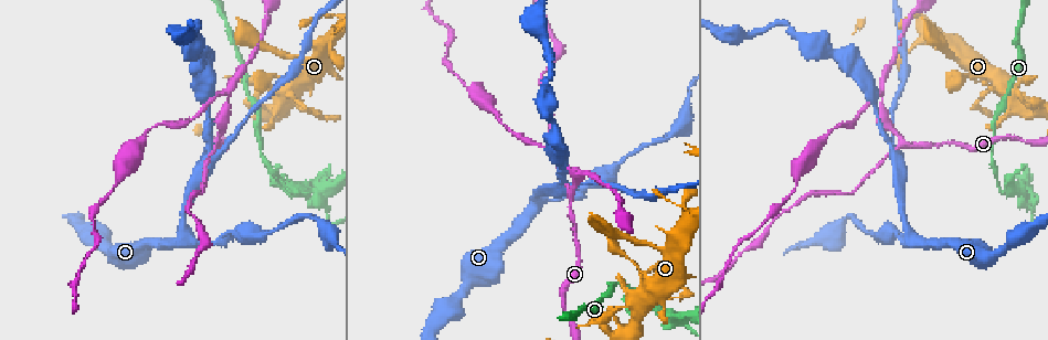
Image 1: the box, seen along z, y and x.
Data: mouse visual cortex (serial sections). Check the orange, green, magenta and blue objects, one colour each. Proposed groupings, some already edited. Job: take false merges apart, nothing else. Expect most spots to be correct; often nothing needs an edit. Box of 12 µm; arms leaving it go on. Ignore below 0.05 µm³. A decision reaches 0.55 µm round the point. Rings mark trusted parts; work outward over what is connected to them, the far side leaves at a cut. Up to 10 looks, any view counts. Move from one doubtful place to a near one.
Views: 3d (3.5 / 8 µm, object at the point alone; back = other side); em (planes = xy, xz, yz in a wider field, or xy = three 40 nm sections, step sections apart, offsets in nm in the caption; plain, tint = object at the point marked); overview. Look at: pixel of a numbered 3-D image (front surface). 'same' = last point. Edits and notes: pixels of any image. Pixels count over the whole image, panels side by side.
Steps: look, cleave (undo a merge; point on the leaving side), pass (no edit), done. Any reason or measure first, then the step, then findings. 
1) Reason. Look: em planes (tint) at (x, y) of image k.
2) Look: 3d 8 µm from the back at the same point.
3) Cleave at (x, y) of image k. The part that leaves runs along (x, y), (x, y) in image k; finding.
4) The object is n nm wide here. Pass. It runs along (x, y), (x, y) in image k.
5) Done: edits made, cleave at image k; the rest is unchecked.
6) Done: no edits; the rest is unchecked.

Branch point. Look: 3d 3.5 µm at (216, 144) of image 1.

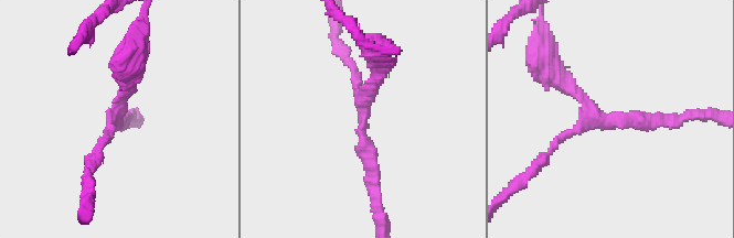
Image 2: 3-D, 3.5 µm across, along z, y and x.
3 arms meet here; the arms are 150, 200, 200 nm wide; need the tissue. Look: em planes (tint) at (362, 105) of image 2.

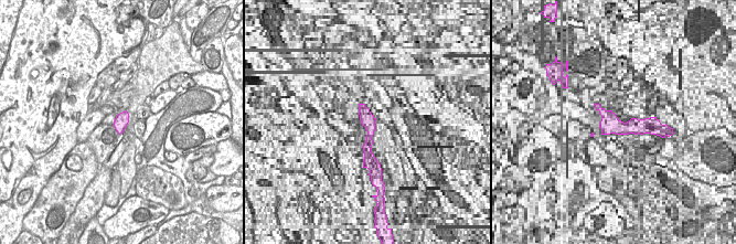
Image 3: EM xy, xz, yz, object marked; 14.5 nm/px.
Another direction. Look: em xy step 5 (tint) at the same point.

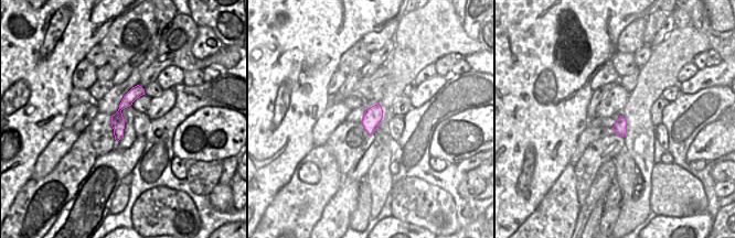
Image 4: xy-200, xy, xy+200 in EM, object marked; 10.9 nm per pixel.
Pass. It runs along (667, 118), (603, 121), (545, 64) in image 2; one cell here.

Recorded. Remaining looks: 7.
Three arms meet. Look: 3d 3.5 µm at (917, 237) of image 1.

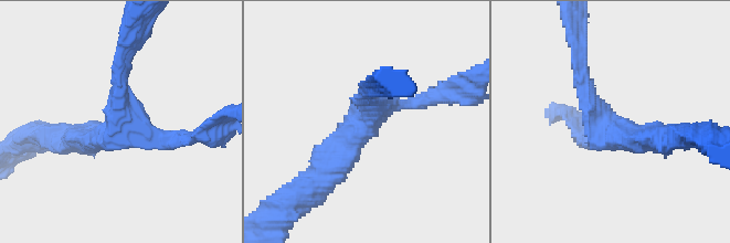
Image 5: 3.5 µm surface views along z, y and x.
3 arms meet here; the arms are 150, 250, 300 nm wide; now the EM. Look: em xy step 1 (tint) at (373, 116) of image 5.

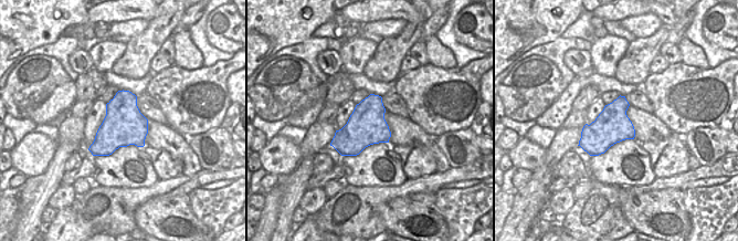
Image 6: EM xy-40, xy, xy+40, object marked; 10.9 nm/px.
Pass. It runs along (659, 136), (606, 126), (580, 59) in image 5; continuous, no second cell.

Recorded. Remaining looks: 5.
A narrow waist. Look: 3d 3.5 µm at (634, 306) of image 1.

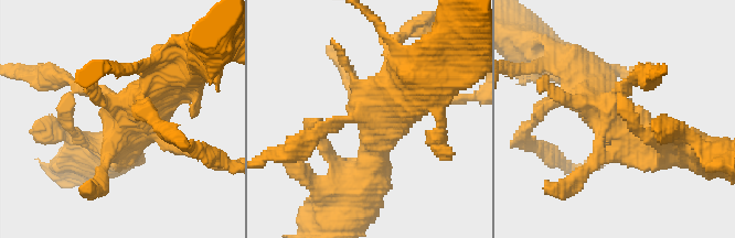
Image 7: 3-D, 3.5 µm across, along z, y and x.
Look: em xy step 5 (tint) at (613, 107) of image 7.

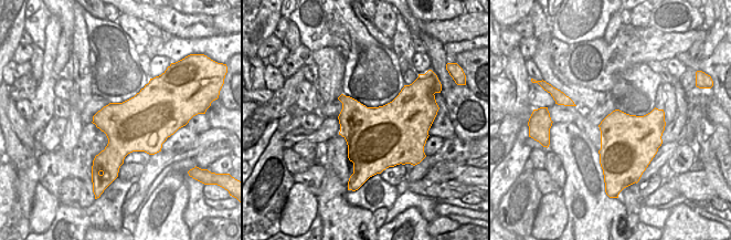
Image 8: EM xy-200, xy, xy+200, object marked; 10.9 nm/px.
The object is 650 nm wide here. Cleave at (304, 153) of image 7. The part that leaves runs along (345, 120), (278, 153) in image 7; two cells meet here.

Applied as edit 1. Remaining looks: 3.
Abrupt turn. Look: 3d 3.5 µm at (881, 95) of image 1.

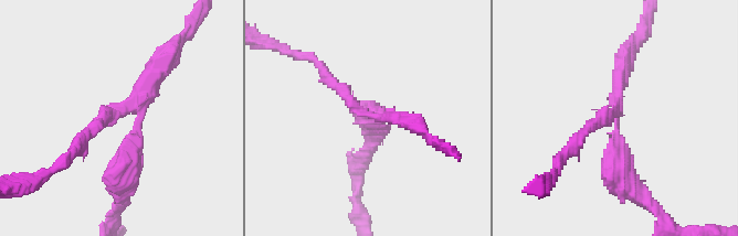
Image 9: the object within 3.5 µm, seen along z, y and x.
Shape alone is not enough. Look: em xy step 1 (tint) at (136, 114) of image 9.

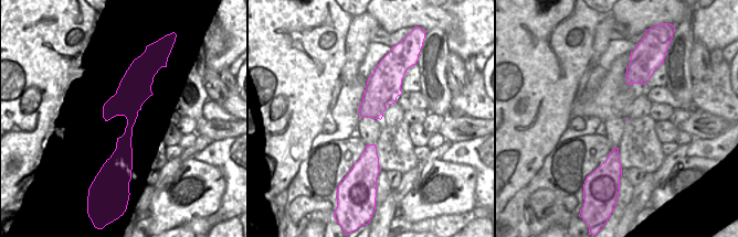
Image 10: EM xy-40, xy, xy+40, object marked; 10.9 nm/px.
Cut it another way. Look: em xy step 2 (tint) at the same point.

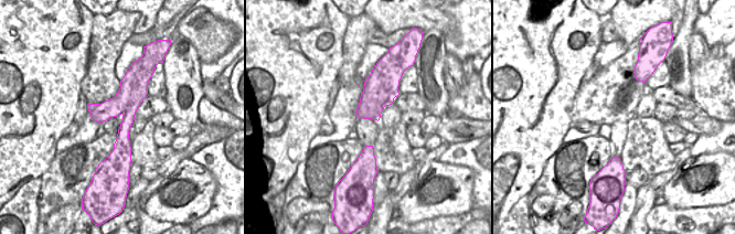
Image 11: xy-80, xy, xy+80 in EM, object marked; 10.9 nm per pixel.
The arms are 200, 250, 350 nm wide. Cleave at (608, 116) of image 9. The part that leaves runs along (619, 109), (593, 124), (556, 164) in image 9; a second cell is stuck on.

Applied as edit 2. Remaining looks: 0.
Done: edits made, cleave at image 7, cleave at image 9; the rest is unchecked.

